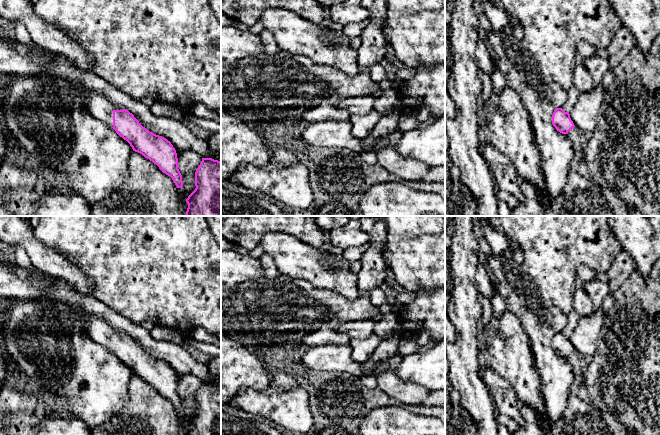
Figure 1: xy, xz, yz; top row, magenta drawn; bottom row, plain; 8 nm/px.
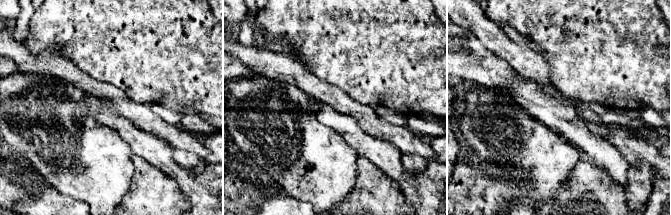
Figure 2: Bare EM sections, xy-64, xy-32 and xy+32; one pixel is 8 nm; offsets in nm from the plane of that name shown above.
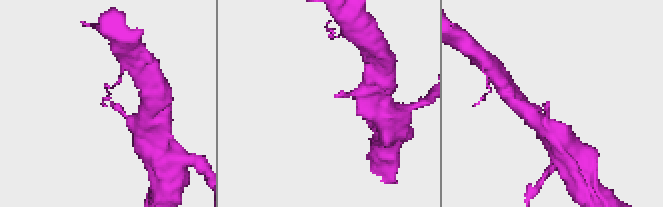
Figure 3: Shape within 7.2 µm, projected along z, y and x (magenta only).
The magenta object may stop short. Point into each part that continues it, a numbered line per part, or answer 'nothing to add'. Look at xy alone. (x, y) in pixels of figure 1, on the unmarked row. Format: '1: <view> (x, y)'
1: xy (98, 330)

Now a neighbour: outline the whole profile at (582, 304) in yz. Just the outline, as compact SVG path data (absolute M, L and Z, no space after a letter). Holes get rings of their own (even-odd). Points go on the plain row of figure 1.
M584 288L575 289L573 309L580 317L589 316L593 312L592 300Z

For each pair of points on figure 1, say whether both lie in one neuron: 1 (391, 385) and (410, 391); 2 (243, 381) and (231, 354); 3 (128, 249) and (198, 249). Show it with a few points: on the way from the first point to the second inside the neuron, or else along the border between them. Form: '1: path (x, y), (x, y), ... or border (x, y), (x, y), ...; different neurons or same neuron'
1: path (396, 388), (405, 391); same neuron
2: path (239, 374), (231, 366), (231, 361); same neuron
3: path (145, 249), (181, 249); same neuron

